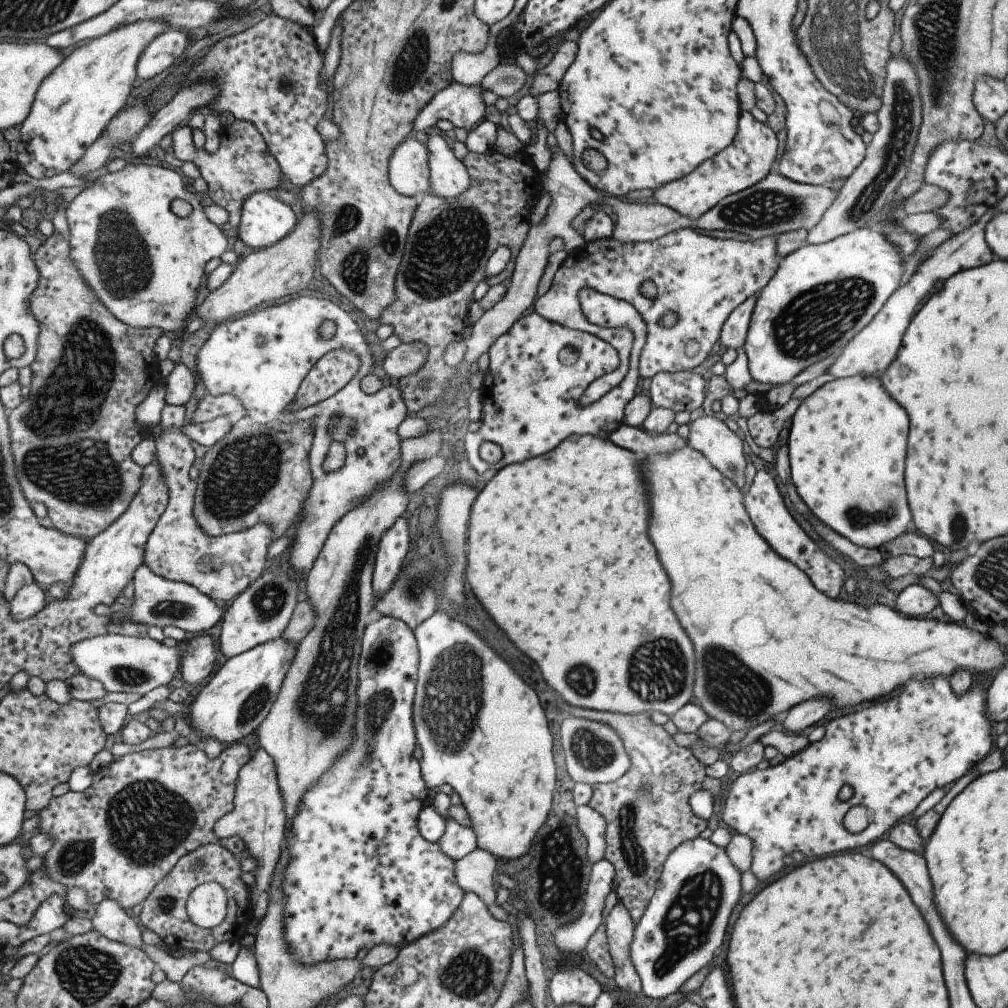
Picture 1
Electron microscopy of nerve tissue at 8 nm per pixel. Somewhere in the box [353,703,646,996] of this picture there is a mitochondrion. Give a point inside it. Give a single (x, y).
(561, 875)

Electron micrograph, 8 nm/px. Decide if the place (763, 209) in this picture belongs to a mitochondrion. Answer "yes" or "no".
yes

